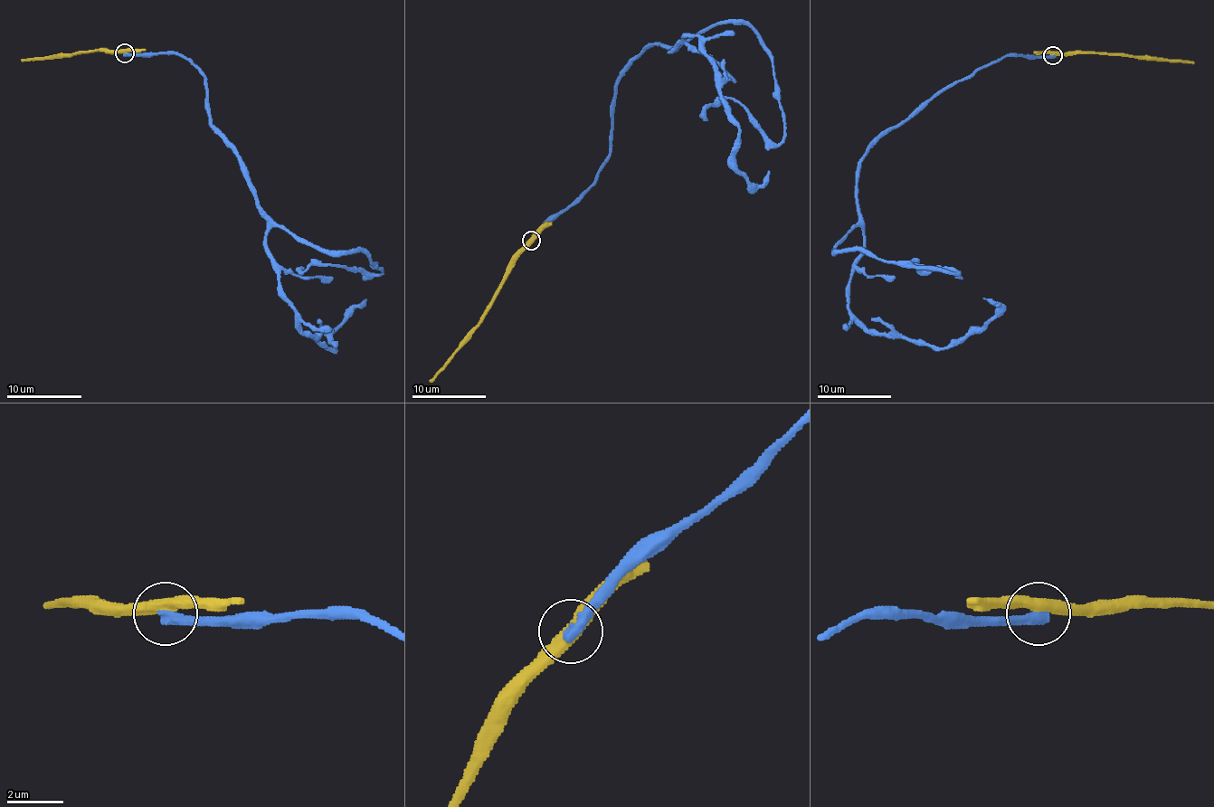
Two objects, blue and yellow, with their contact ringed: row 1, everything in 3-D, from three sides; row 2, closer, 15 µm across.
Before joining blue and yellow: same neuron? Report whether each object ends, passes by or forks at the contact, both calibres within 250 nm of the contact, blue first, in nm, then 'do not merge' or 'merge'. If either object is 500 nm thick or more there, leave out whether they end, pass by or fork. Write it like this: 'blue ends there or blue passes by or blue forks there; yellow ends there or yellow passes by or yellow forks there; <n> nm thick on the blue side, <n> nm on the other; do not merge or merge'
blue ends there; yellow passes by; 400 nm thick on the blue side, 460 nm on the other; do not merge

